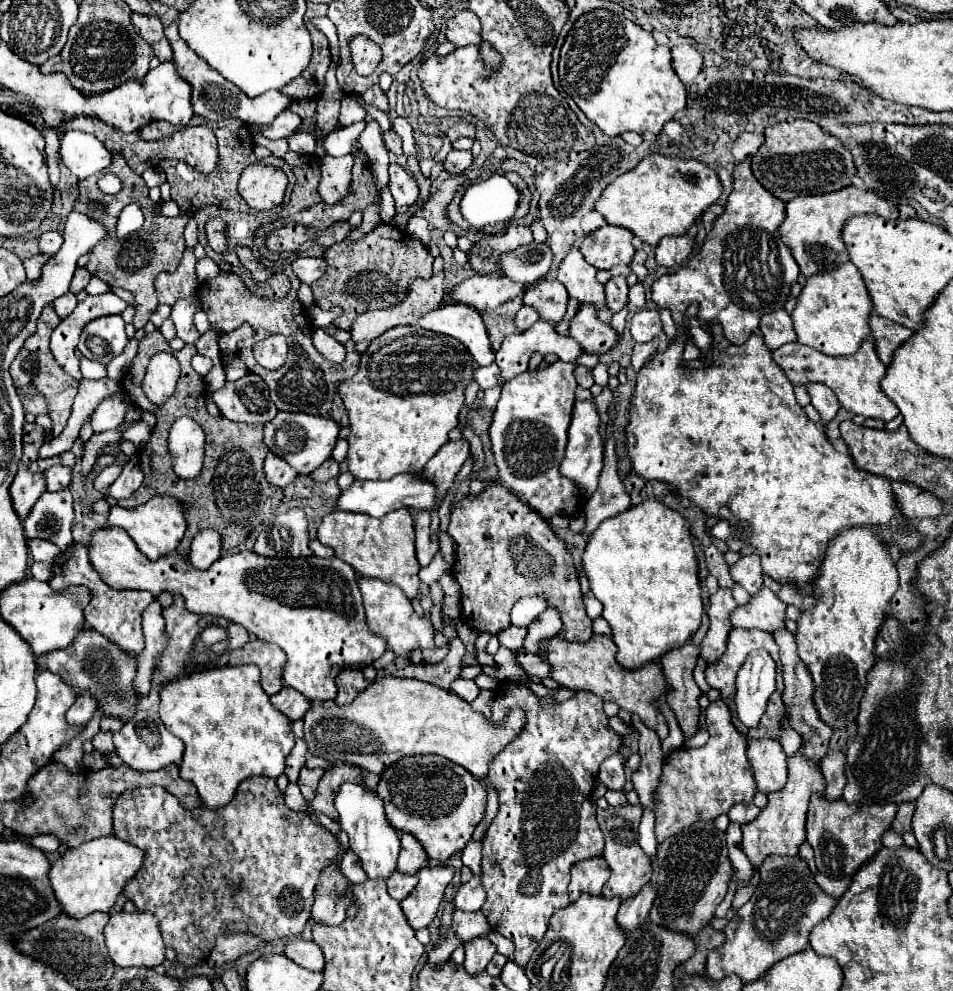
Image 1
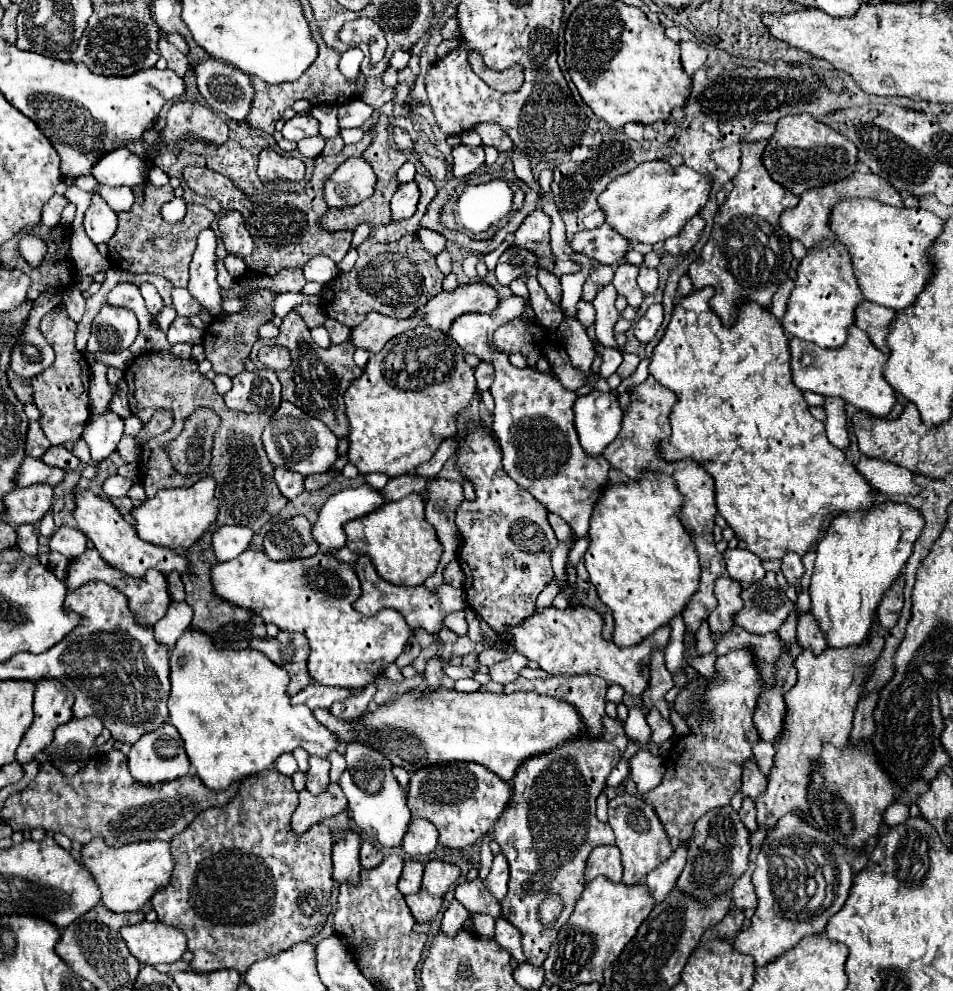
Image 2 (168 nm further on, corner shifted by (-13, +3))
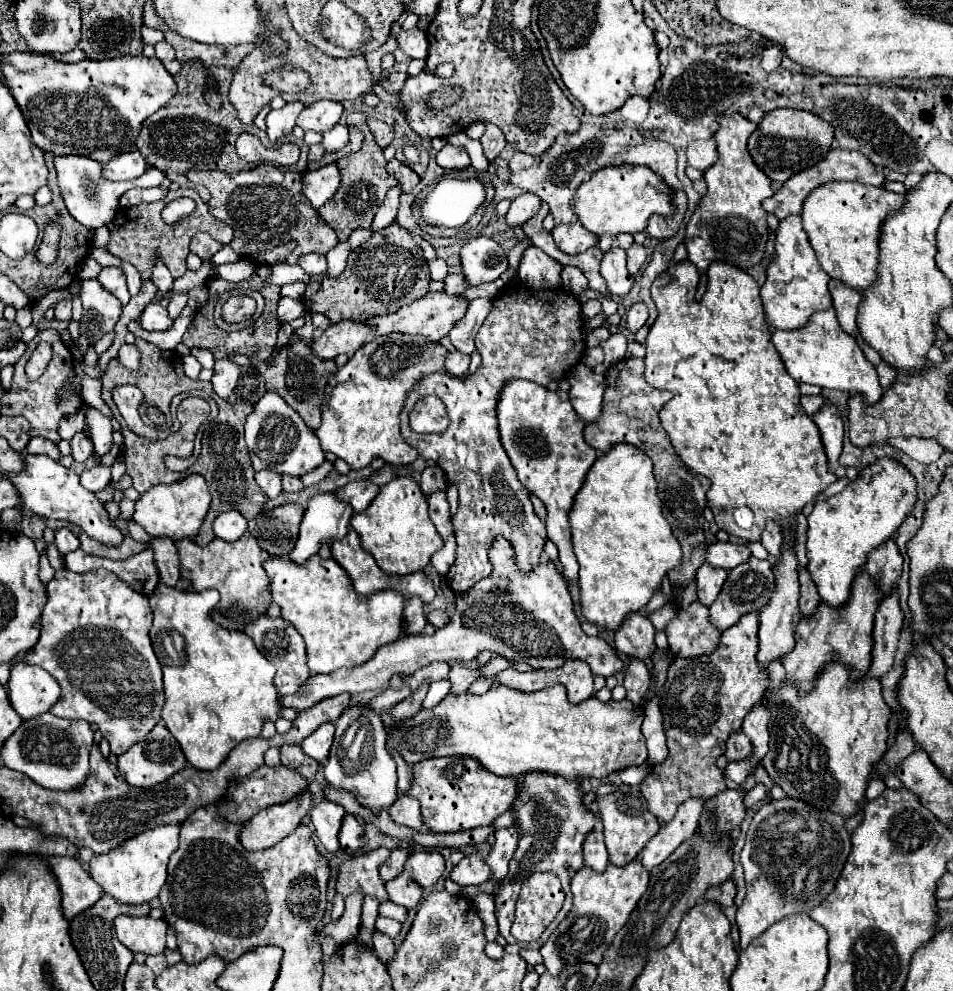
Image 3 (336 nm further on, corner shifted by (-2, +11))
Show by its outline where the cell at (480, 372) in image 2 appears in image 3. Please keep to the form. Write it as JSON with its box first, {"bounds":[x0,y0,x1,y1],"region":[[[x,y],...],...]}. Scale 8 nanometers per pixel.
{"bounds":[445,352,469,376],"region":[[[449,352],[445,358],[445,370],[453,376],[463,376],[467,374],[469,368],[469,356],[461,354],[461,352]]]}

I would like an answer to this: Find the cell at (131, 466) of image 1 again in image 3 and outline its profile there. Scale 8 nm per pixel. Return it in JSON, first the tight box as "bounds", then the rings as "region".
{"bounds":[81,466,111,492],"region":[[[95,466],[81,474],[81,486],[89,492],[99,492],[107,486],[111,480],[111,468],[109,466]]]}

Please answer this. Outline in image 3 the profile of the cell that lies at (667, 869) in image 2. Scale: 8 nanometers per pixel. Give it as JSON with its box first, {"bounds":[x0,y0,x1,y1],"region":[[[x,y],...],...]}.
{"bounds":[641,798,707,870],"region":[[[689,798],[685,800],[675,818],[659,828],[659,832],[645,844],[641,850],[641,864],[651,870],[659,866],[675,848],[677,844],[691,838],[697,830],[697,820],[701,818],[701,808],[705,806],[707,798]]]}

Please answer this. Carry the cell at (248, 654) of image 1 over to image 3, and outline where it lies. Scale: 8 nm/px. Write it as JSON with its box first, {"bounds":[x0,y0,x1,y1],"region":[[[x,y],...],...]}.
{"bounds":[245,614,309,696],"region":[[[261,614],[257,620],[253,620],[251,624],[245,626],[245,632],[255,640],[259,652],[275,664],[277,672],[275,672],[275,688],[279,692],[279,696],[287,696],[297,692],[309,678],[309,668],[307,668],[307,656],[305,656],[305,642],[303,636],[293,628],[293,624],[285,622],[283,618],[269,618],[265,614]]]}

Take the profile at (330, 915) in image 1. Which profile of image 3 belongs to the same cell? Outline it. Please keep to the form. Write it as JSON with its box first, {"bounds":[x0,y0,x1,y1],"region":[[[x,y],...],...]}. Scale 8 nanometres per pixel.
{"bounds":[311,800,345,852],"region":[[[323,800],[321,804],[313,806],[311,810],[311,822],[315,826],[315,834],[321,840],[321,844],[331,852],[339,852],[339,830],[345,816],[345,808],[339,804],[333,804],[329,800]]]}

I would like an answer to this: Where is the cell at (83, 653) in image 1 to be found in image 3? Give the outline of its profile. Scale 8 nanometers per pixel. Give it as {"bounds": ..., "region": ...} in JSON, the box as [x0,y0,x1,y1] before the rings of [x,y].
{"bounds":[25,568,165,756],"region":[[[61,568],[47,584],[47,596],[49,600],[41,616],[39,642],[27,654],[25,662],[45,668],[61,686],[61,698],[49,712],[59,718],[95,724],[109,742],[111,754],[119,756],[153,730],[153,726],[161,720],[161,708],[165,702],[161,680],[163,674],[149,640],[149,628],[153,620],[149,600],[139,592],[133,592],[133,588],[105,568],[85,574],[75,574],[67,568]]]}

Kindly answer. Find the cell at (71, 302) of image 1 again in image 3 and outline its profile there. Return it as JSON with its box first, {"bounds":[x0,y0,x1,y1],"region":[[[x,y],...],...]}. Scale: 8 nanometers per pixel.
{"bounds":[55,300,71,322],"region":[[[61,300],[55,306],[55,320],[65,320],[65,322],[71,320],[71,300]]]}

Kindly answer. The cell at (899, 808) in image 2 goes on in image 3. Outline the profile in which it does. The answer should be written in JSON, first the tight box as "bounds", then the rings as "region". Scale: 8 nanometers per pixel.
{"bounds":[865,778,885,800],"region":[[[869,778],[867,790],[865,790],[865,798],[867,798],[867,800],[873,800],[873,798],[877,798],[883,790],[885,790],[885,784],[883,784],[879,778]]]}

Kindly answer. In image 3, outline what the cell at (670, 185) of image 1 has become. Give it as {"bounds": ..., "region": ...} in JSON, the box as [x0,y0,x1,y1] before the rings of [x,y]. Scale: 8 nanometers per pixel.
{"bounds":[571,166,673,234],"region":[[[607,166],[597,170],[589,180],[577,186],[573,192],[571,208],[577,220],[593,234],[611,234],[621,232],[643,232],[651,214],[673,216],[673,204],[669,198],[669,186],[665,180],[647,166]]]}

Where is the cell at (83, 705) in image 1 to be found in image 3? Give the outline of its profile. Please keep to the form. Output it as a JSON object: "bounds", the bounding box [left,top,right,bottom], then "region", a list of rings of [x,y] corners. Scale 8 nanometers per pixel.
{"bounds":[1,712,93,790],"region":[[[49,712],[37,720],[23,720],[21,728],[9,736],[1,748],[1,756],[19,756],[19,770],[29,770],[29,778],[51,790],[77,790],[89,778],[89,752],[93,732],[83,720],[65,720]]]}

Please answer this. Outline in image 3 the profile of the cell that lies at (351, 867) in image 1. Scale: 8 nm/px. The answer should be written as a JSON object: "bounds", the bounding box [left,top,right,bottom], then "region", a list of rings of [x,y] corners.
{"bounds":[339,814,363,854],"region":[[[345,814],[345,820],[341,824],[341,836],[339,836],[339,846],[343,852],[353,854],[363,846],[363,828],[355,820],[353,814]]]}

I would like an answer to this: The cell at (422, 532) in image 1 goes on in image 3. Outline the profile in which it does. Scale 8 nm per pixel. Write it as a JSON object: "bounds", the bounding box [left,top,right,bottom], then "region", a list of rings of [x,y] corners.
{"bounds":[419,466,447,496],"region":[[[427,466],[427,468],[421,472],[419,486],[421,486],[421,490],[423,490],[427,496],[431,496],[433,492],[447,488],[447,476],[445,476],[445,472],[443,472],[439,466]]]}

